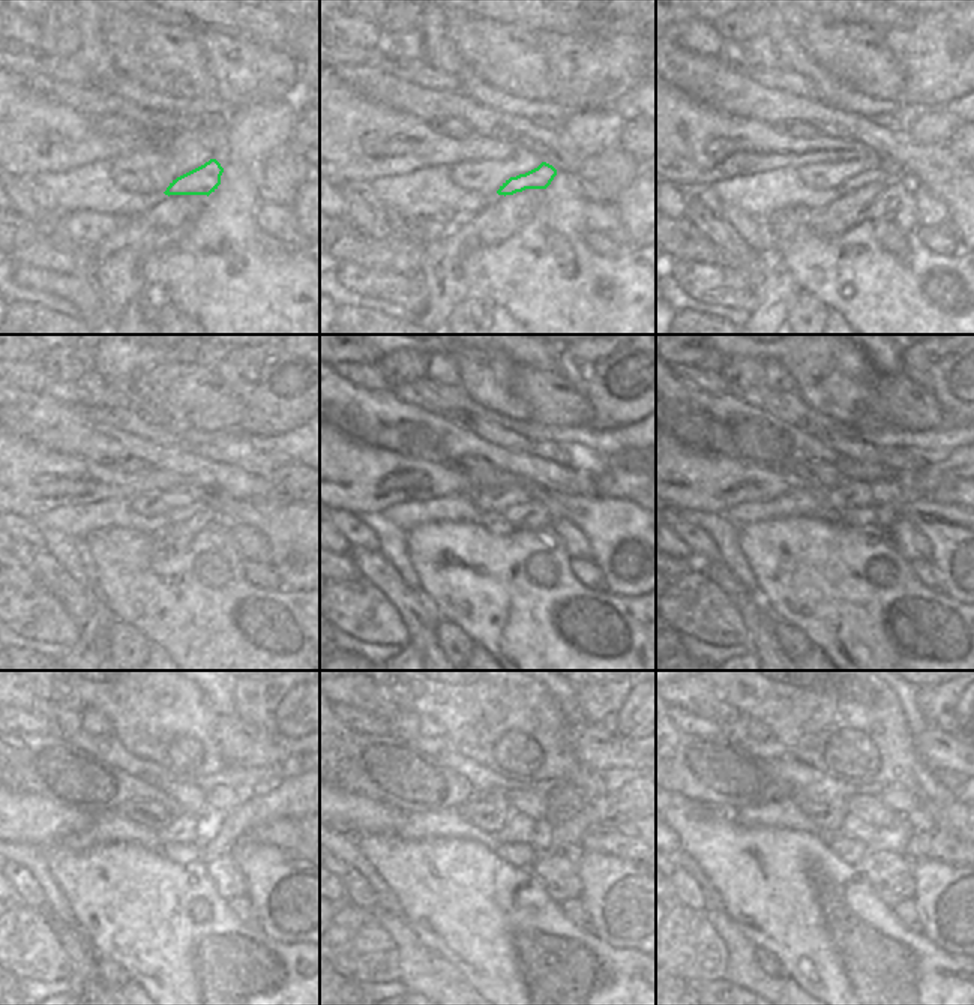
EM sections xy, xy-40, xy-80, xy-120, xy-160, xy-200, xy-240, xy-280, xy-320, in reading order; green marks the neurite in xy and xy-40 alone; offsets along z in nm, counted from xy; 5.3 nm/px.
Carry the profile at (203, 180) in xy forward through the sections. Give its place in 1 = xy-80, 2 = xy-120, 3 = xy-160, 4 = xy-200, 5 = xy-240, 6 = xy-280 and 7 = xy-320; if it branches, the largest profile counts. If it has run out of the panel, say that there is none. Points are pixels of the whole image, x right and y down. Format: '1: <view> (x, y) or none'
1: xy-80 (874, 174)
2: xy-120 (179, 515)
3: xy-160 (515, 515)
4: xy-200 (860, 516)
5: xy-240 (174, 852)
6: xy-280 (515, 854)
7: xy-320 (851, 851)

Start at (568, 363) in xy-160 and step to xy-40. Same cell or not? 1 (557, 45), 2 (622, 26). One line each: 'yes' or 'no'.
1: yes
2: no

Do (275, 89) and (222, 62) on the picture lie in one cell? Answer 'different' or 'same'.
same

